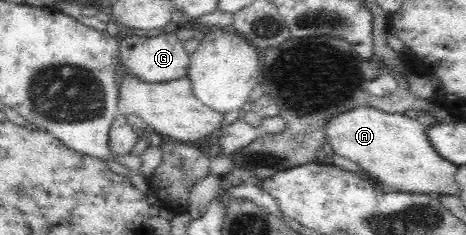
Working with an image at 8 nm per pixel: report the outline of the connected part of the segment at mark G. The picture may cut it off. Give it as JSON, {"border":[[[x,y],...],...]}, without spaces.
{"border":[[[175,33],[158,35],[158,37],[126,37],[119,41],[119,55],[122,63],[136,78],[147,83],[168,83],[187,76],[190,56],[186,54],[185,45]]]}

